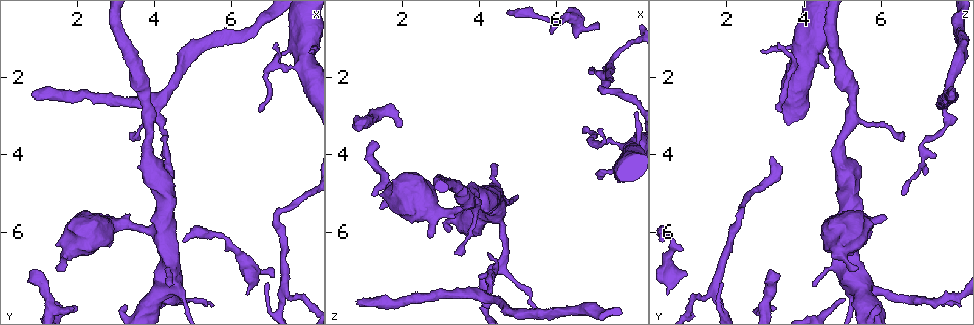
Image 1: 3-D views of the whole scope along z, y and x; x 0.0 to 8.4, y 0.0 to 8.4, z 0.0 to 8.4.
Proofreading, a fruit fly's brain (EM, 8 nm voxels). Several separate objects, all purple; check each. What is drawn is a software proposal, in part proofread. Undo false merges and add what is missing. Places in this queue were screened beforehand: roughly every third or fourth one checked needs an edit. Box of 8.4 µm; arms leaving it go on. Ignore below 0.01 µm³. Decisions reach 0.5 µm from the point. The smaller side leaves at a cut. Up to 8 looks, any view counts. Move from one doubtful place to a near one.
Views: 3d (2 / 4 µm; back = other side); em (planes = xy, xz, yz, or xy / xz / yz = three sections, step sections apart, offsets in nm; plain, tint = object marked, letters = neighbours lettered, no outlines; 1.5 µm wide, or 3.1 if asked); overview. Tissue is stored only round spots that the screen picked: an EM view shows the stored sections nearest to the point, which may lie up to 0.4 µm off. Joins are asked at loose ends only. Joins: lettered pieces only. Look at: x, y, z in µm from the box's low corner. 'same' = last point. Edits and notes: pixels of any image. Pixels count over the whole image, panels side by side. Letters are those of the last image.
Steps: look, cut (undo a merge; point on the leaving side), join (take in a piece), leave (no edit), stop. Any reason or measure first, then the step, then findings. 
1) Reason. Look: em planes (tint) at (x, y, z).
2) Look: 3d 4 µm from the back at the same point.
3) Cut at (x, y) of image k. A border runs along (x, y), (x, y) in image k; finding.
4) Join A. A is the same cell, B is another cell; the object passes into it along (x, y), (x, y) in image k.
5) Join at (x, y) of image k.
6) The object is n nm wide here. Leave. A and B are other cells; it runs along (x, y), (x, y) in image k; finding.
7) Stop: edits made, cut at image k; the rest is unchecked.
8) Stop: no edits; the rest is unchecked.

Branch stops here. Look: 3d 4 µm at (1.15, 7.80, 5.05).

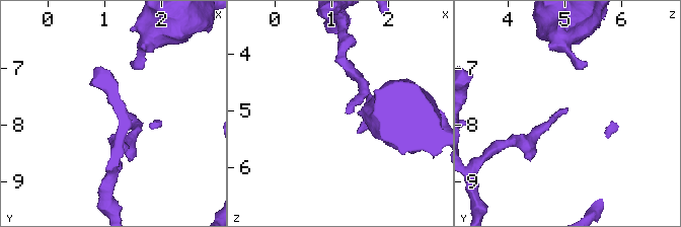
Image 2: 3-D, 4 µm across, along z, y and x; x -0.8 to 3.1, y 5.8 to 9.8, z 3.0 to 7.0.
Look: em planes (letters) at (1.20, 7.75, 5.05).

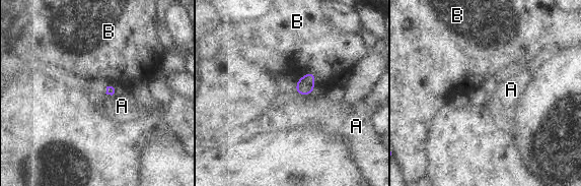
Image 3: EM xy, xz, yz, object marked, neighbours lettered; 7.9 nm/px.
Leave. A and B are other cells; a border runs along (105, 86), (107, 95), (115, 92) in image 3; no lettered piece goes on from it.

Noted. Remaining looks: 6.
Calibre changes. Look: em planes (plain) at (4.40, 7.40, 5.55).

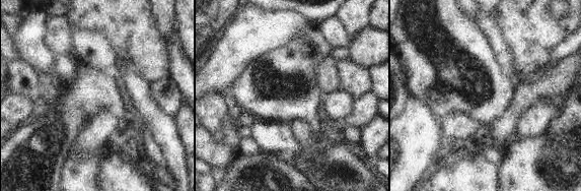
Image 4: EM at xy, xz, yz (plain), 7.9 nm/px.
Look: em planes (letters) at the same point.

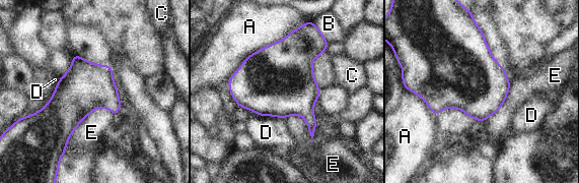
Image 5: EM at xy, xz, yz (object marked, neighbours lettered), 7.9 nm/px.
The object is 380 nm wide here. Leave. A, B, C, D and E are other cells; a border runs along (114, 114), (94, 109), (66, 144) in image 5; one neuron here.

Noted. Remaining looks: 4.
Tapers out. Look: 3d 4 µm at (3.35, 3.40, 6.50).

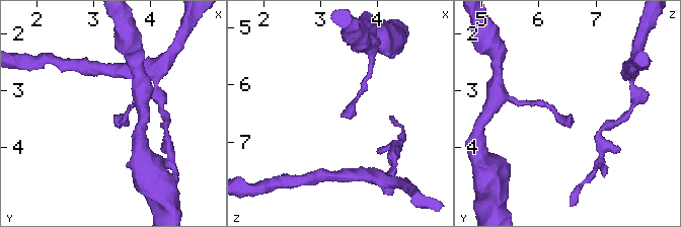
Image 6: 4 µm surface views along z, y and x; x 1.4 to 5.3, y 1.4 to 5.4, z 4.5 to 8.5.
Need the tissue. Look: em planes (letters) at (3.35, 3.45, 6.60).

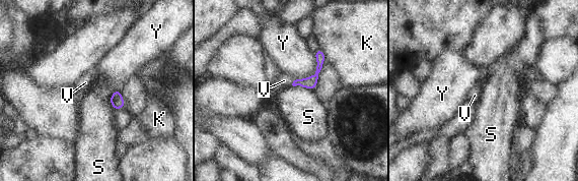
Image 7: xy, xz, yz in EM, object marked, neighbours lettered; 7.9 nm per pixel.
Join V. V is the same cell, K, S and Y are other cells; the object passes into it along (310, 82), (293, 82), (284, 80) in image 7; the neuron continues.

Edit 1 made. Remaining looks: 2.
Stop: edits made, join at image 7; the rest is unchecked.

